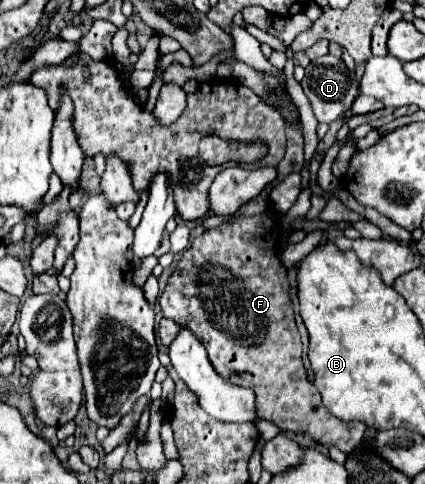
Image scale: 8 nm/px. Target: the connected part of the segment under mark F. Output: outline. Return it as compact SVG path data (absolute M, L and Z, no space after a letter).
M286 128L288 148L278 164L276 182L242 206L230 224L222 224L194 238L160 294L160 306L166 318L176 320L196 334L214 370L224 380L256 392L258 414L264 420L274 422L282 432L304 434L316 444L336 446L348 454L364 438L368 426L360 420L344 422L332 418L316 386L308 380L302 362L302 340L288 296L286 270L276 260L280 252L280 226L268 194L284 176L300 172L304 164L302 128Z

